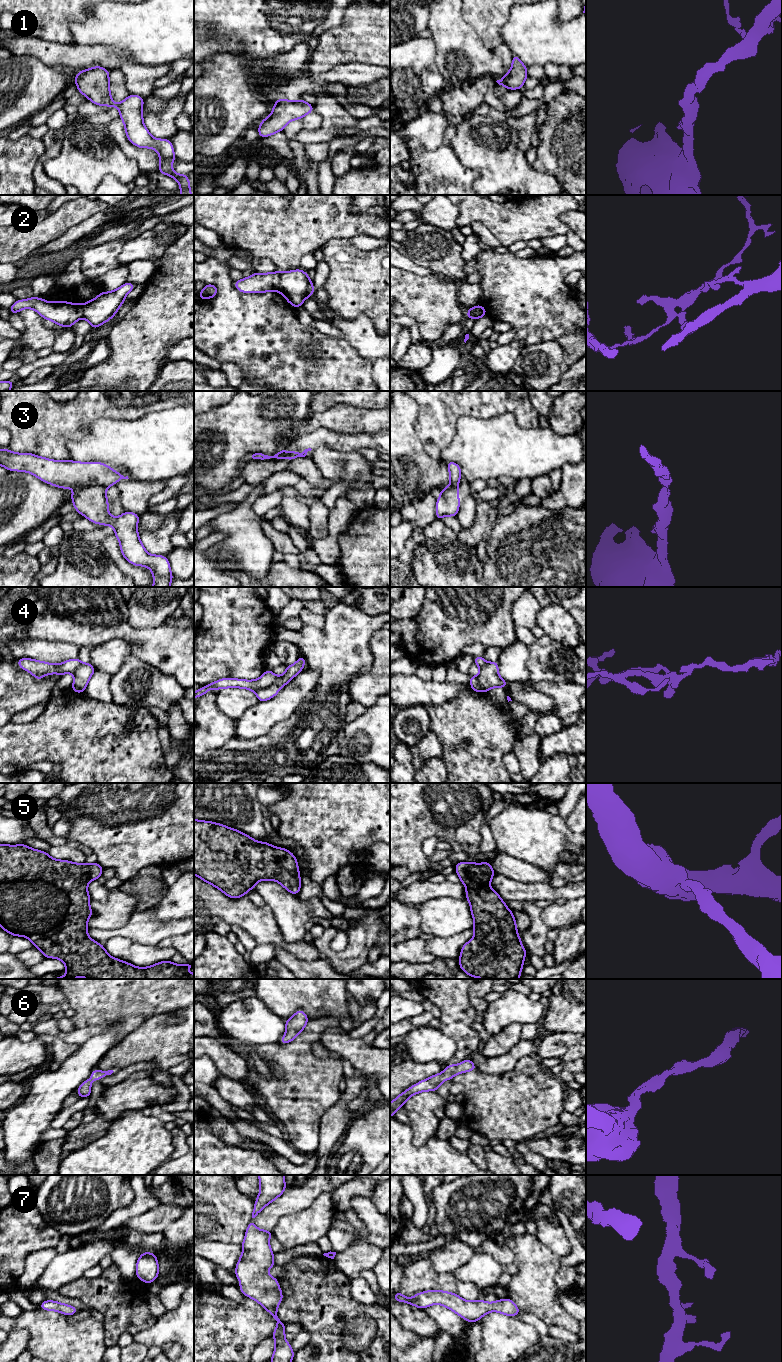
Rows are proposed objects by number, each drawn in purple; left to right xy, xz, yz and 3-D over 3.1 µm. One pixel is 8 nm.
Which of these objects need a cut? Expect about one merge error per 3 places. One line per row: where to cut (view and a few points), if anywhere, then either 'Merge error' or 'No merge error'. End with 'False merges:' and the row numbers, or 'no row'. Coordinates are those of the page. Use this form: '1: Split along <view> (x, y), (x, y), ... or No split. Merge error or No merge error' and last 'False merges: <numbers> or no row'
1: No split. No merge error
2: Split along xz (281, 273), (277, 290). Merge error
3: Split along xy (106, 487), (100, 484), (88, 483), (76, 488). Merge error
4: Split along xz (277, 677), (272, 684), (259, 689), (256, 693). Merge error
5: No split. No merge error
6: No split. No merge error
7: No split. No merge error
False merges: 2, 3, 4

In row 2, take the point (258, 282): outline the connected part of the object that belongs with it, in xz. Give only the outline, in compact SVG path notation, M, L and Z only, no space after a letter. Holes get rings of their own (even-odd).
M281 272L256 273L234 282L234 287L242 293L261 293L278 291Z

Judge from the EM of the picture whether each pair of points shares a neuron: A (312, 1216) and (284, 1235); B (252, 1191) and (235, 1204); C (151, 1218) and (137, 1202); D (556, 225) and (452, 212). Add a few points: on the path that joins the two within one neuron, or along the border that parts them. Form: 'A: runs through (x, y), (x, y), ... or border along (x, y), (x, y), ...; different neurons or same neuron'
A: runs through (305, 1223), (300, 1228), (291, 1231); same neuron
B: border along (236, 1185), (240, 1192), (248, 1195), (254, 1202); different neurons
C: border along (160, 1202), (124, 1222); different neurons
D: border along (455, 205), (459, 211), (456, 226); different neurons

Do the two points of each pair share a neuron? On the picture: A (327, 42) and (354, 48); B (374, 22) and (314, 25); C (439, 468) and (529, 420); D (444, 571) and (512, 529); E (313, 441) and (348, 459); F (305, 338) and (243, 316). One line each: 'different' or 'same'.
A: same
B: different
C: different
D: different
E: different
F: same

